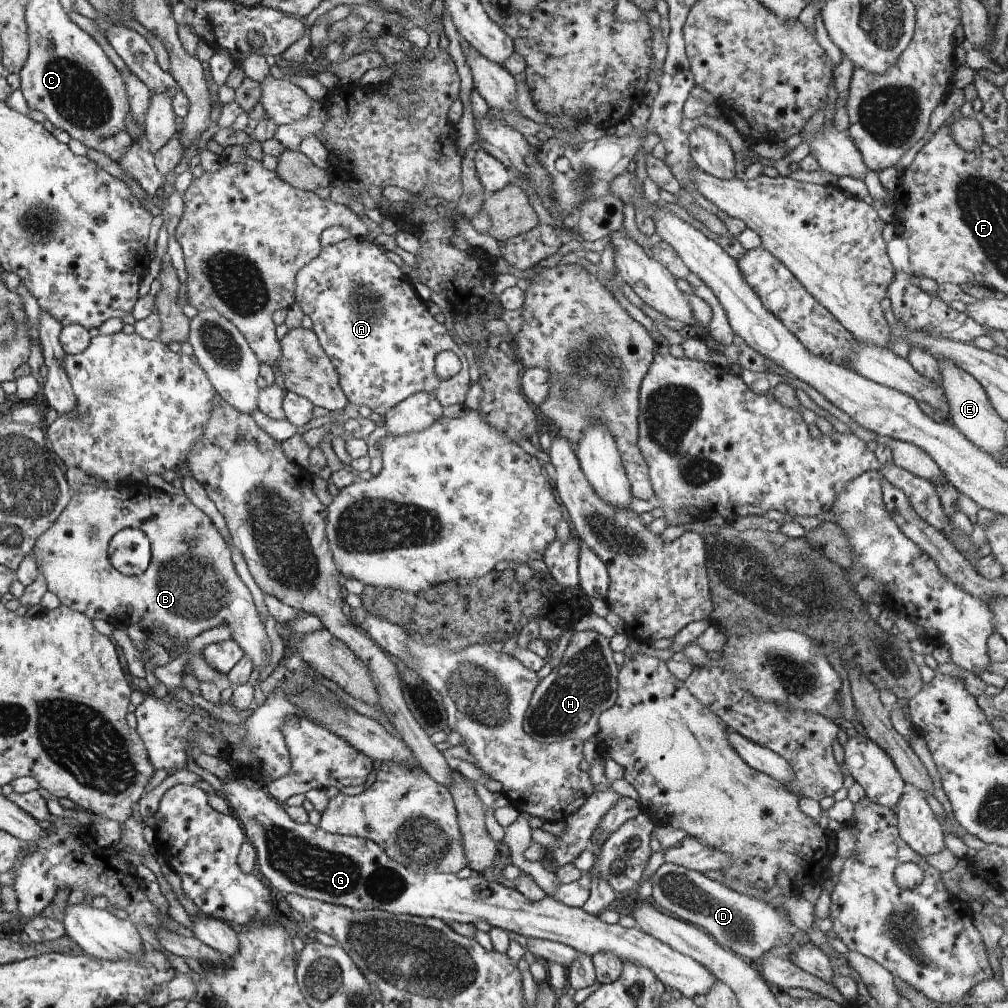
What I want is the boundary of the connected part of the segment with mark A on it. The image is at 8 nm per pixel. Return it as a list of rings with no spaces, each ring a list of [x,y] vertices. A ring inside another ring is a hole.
[[[351,237],[322,247],[318,256],[296,276],[296,302],[312,320],[313,332],[338,372],[340,387],[350,403],[368,406],[373,412],[384,415],[398,402],[423,391],[434,392],[442,407],[464,404],[471,381],[462,348],[445,326],[428,312],[426,302],[418,297],[410,278],[373,240]],[[443,351],[454,352],[461,363],[461,373],[449,380],[438,378],[435,372],[435,360]]]

